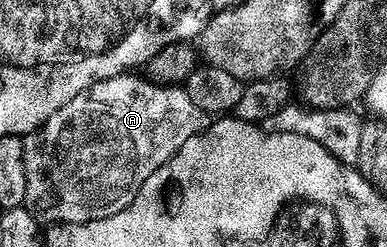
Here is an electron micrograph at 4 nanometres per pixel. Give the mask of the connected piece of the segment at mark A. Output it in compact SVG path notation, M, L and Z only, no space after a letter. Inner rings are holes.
M124 73L95 83L89 90L73 97L73 101L61 105L61 109L46 119L42 127L23 139L25 203L36 219L47 225L66 225L92 223L121 213L121 209L128 207L133 197L137 197L141 185L171 160L189 137L204 130L205 116L193 101L189 101L182 86L160 87L137 76Z

